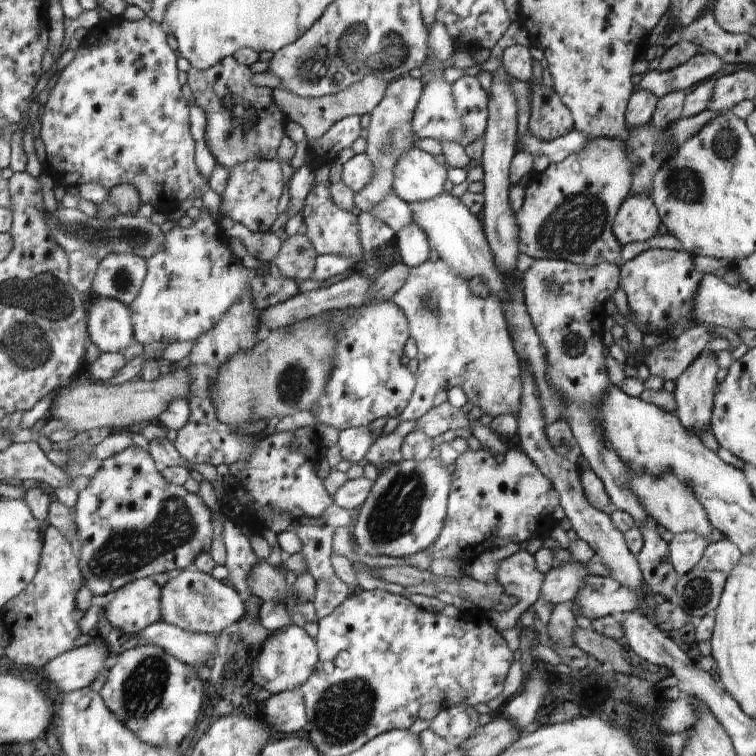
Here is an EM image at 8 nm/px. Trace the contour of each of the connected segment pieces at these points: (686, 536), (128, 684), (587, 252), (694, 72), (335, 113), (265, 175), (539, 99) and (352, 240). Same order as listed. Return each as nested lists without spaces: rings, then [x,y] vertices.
[[[695,532],[673,533],[672,540],[667,542],[667,546],[677,575],[691,573],[709,544],[709,539]]]
[[[152,644],[138,645],[119,654],[99,693],[116,718],[152,746],[180,742],[196,724],[202,704],[202,682],[196,678],[196,672]]]
[[[595,138],[590,140],[590,144],[584,145],[583,149],[571,154],[570,157],[564,161],[557,163],[550,163],[544,172],[539,175],[534,175],[532,182],[525,188],[525,197],[520,207],[520,210],[515,214],[516,222],[519,226],[518,233],[518,250],[520,253],[528,254],[530,258],[534,259],[564,259],[579,265],[586,265],[587,267],[594,266],[595,264],[608,261],[609,263],[617,264],[618,261],[622,261],[622,246],[614,236],[613,222],[620,208],[620,205],[626,197],[631,194],[631,182],[634,178],[635,163],[632,160],[631,154],[629,154],[627,144],[617,138]]]
[[[700,50],[676,68],[646,72],[639,77],[638,83],[641,89],[660,98],[676,91],[685,92],[692,86],[716,76],[722,63],[723,60],[715,53]]]
[[[373,74],[362,77],[357,83],[351,84],[344,90],[323,97],[299,97],[290,91],[276,88],[275,102],[279,109],[287,115],[288,120],[299,124],[305,132],[308,141],[320,138],[334,123],[350,115],[362,116],[370,114],[372,109],[382,100],[387,82],[376,78]]]
[[[274,157],[246,161],[228,172],[228,182],[222,191],[219,205],[222,216],[243,224],[252,232],[268,232],[278,214],[276,206],[280,194],[284,192],[284,178],[278,160]]]
[[[533,78],[530,80],[532,83],[532,100],[531,104],[531,113],[529,117],[529,131],[543,141],[551,141],[552,139],[562,137],[566,133],[570,132],[574,128],[574,118],[571,114],[571,110],[568,106],[562,101],[559,97],[559,94],[553,89],[546,87],[544,85],[534,85]]]
[[[315,182],[312,185],[310,194],[304,201],[304,208],[301,210],[303,222],[306,223],[306,234],[308,240],[314,244],[318,256],[336,255],[351,261],[352,267],[358,267],[362,263],[364,250],[359,241],[358,216],[352,212],[343,211],[334,204],[328,184]]]

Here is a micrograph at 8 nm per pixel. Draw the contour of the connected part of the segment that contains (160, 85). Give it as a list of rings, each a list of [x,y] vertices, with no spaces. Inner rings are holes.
[[[149,16],[142,17],[137,21],[128,21],[119,17],[100,20],[93,27],[76,50],[73,61],[59,74],[59,77],[52,83],[53,89],[49,102],[44,108],[42,116],[42,140],[46,144],[47,161],[52,170],[58,174],[62,184],[69,190],[76,190],[88,183],[98,183],[106,187],[108,191],[116,185],[131,184],[139,194],[140,204],[151,204],[155,212],[159,212],[164,217],[169,216],[181,208],[181,202],[200,198],[210,189],[207,176],[202,176],[198,169],[198,164],[194,164],[194,140],[190,136],[191,118],[188,118],[188,102],[180,94],[180,84],[178,84],[178,68],[176,68],[176,54],[172,52],[172,47],[168,44],[168,34],[162,30],[162,24],[152,20]],[[166,180],[166,202],[163,203],[162,186]]]

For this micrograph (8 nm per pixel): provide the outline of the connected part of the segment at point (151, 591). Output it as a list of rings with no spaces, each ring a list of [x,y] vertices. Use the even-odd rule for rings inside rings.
[[[150,577],[124,585],[105,604],[103,619],[128,634],[142,632],[161,620],[160,588]]]

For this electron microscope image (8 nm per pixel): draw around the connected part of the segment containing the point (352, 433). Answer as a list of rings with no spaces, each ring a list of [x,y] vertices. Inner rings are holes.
[[[350,427],[339,432],[337,444],[344,460],[348,460],[350,464],[358,464],[375,440],[370,436],[369,427]]]

